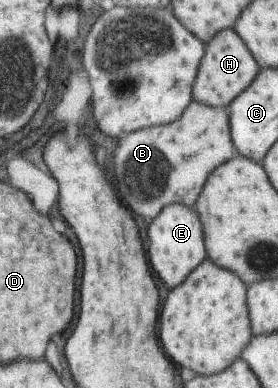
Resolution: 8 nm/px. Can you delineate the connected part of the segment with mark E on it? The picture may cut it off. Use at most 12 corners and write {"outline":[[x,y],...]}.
{"outline":[[195,208],[148,226],[150,260],[168,290],[207,258]]}

